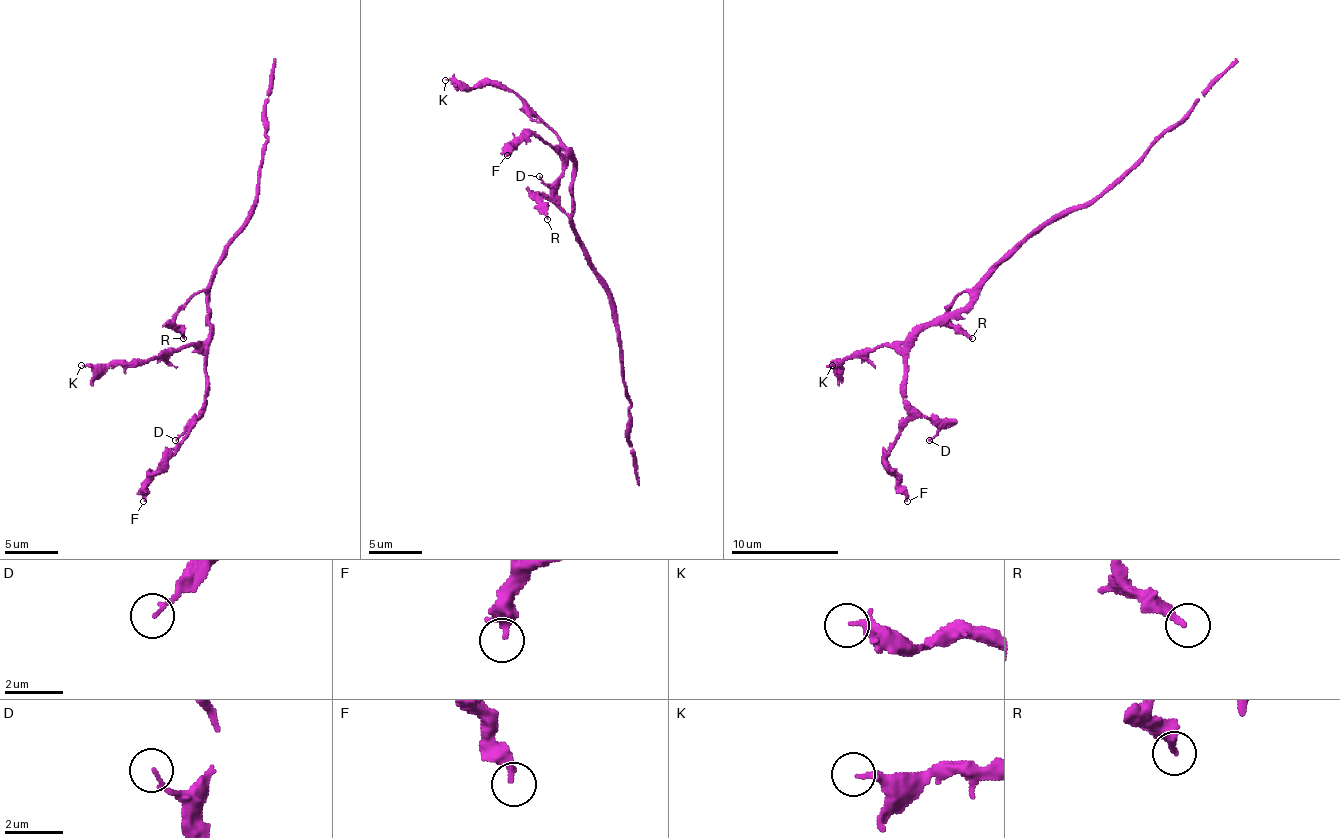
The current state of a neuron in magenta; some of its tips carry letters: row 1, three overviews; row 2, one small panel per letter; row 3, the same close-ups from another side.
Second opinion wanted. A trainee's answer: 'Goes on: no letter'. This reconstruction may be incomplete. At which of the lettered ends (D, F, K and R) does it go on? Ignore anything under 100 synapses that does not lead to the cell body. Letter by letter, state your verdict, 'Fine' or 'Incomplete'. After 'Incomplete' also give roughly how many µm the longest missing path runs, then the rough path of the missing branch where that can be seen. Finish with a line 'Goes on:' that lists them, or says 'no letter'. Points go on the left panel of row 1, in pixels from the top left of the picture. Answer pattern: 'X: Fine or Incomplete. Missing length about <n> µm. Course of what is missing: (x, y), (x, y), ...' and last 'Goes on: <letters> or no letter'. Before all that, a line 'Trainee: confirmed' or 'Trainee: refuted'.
Trainee: confirmed
D: Fine
F: Fine
K: Fine
R: Fine
Goes on: no letter

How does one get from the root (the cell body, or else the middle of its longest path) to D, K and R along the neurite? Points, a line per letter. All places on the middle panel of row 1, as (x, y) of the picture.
D: (584, 249), (571, 219), (571, 152), (568, 166), (552, 184), (539, 176)
K: (584, 249), (571, 219), (573, 158), (563, 142), (512, 91), (493, 85), (464, 88), (445, 80)
R: (584, 249), (573, 222), (555, 203), (539, 195), (539, 209), (547, 219)

